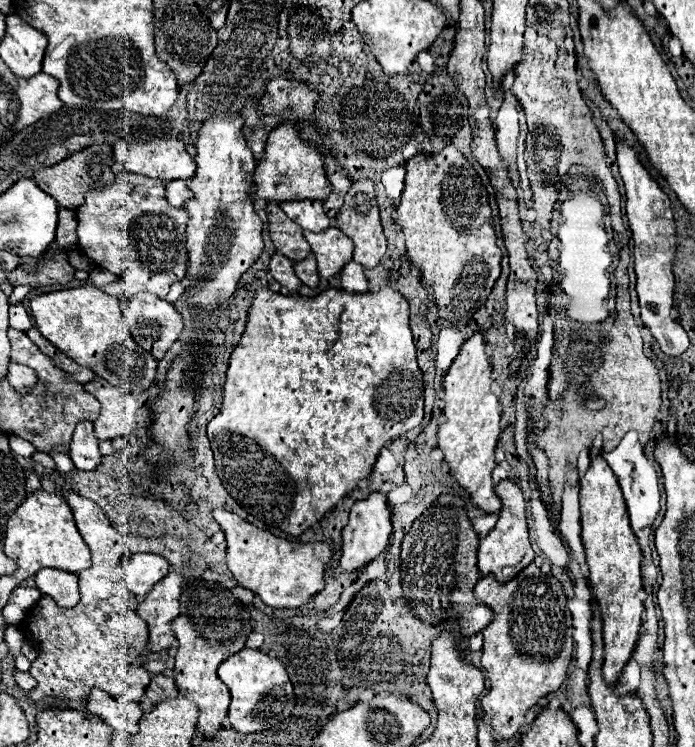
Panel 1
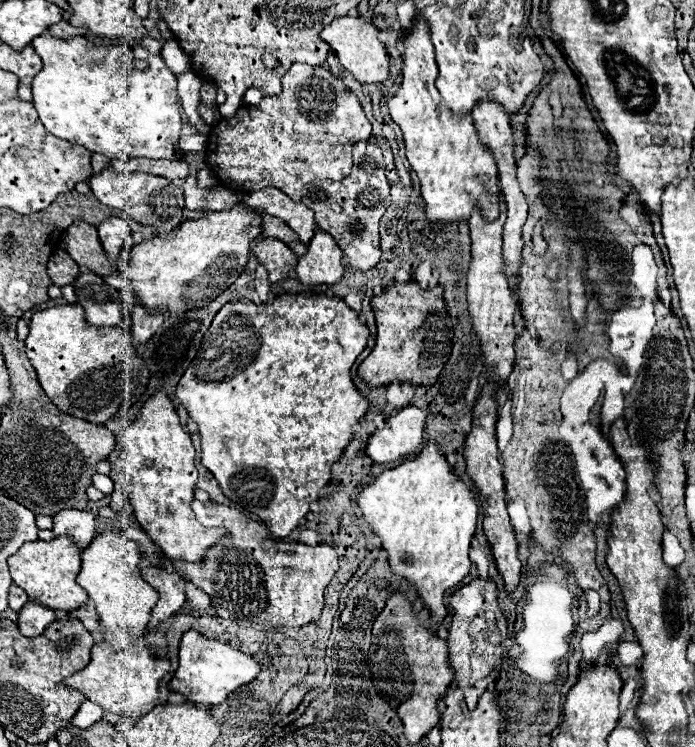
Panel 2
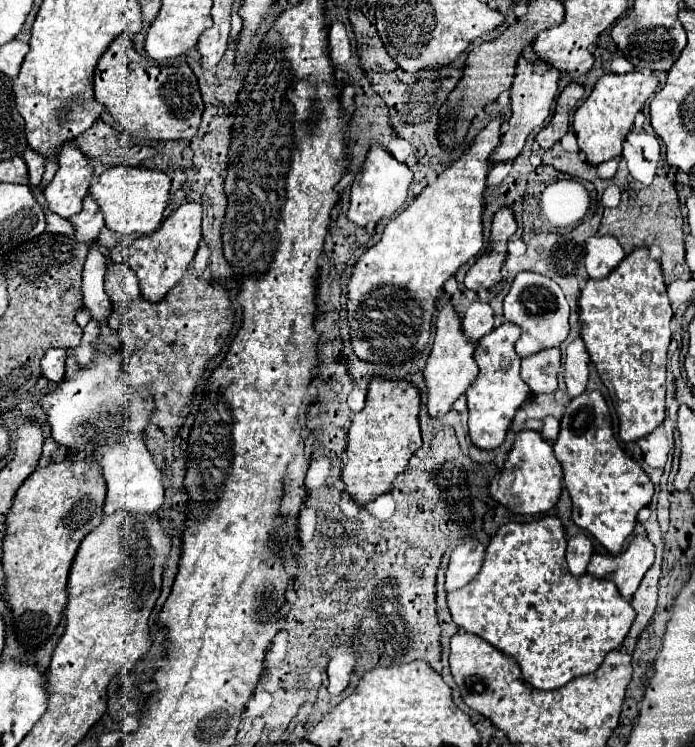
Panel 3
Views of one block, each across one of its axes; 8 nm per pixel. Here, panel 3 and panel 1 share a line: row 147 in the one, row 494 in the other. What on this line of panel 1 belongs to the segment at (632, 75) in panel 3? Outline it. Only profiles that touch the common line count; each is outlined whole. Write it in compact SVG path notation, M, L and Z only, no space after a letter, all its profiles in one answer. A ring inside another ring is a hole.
M590 452L590 466L580 478L580 510L582 510L582 540L586 548L586 564L590 568L590 588L600 604L604 624L604 680L616 682L628 662L642 622L644 602L640 598L642 550L630 528L626 502L618 480L600 452Z

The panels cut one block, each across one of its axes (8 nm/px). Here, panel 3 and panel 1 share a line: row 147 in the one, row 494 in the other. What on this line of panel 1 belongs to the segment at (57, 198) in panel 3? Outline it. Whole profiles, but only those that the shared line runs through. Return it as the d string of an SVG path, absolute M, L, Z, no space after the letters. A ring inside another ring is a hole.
M62 490L64 498L68 500L76 526L84 538L84 542L90 548L92 554L92 566L78 572L80 578L80 602L74 608L62 608L58 604L50 604L50 596L42 596L38 602L34 602L28 610L24 620L18 624L18 630L24 634L26 640L38 648L38 656L30 666L30 674L36 678L36 688L26 692L26 700L30 704L44 702L46 698L58 698L60 702L74 702L74 704L88 704L88 698L94 688L108 692L110 696L122 696L130 702L138 702L142 698L142 692L146 690L146 684L150 682L150 674L144 668L148 662L148 626L142 618L138 618L138 596L130 594L128 588L124 588L122 578L116 576L116 570L120 566L122 556L130 548L130 538L118 532L108 518L104 516L104 510L90 502L88 498L82 498L70 490ZM116 650L148 650L148 652L116 652Z

